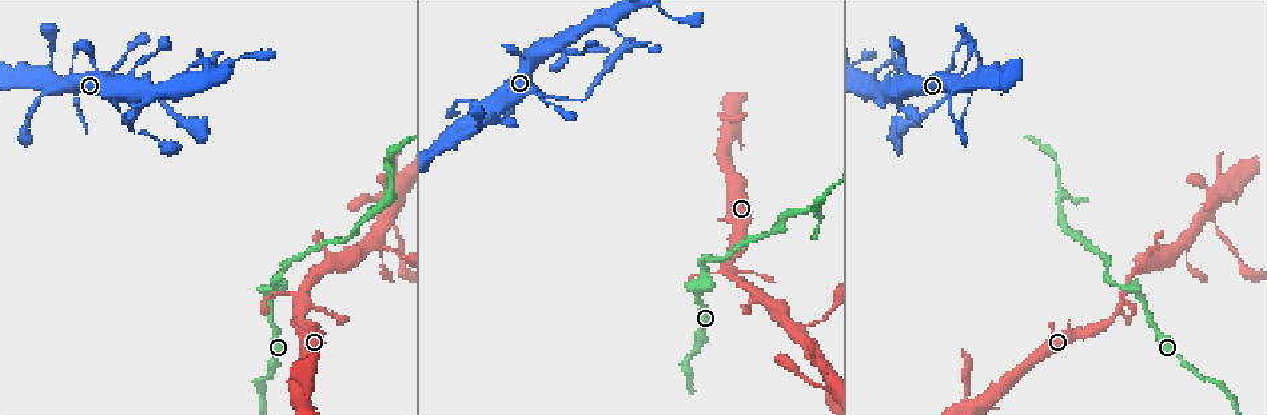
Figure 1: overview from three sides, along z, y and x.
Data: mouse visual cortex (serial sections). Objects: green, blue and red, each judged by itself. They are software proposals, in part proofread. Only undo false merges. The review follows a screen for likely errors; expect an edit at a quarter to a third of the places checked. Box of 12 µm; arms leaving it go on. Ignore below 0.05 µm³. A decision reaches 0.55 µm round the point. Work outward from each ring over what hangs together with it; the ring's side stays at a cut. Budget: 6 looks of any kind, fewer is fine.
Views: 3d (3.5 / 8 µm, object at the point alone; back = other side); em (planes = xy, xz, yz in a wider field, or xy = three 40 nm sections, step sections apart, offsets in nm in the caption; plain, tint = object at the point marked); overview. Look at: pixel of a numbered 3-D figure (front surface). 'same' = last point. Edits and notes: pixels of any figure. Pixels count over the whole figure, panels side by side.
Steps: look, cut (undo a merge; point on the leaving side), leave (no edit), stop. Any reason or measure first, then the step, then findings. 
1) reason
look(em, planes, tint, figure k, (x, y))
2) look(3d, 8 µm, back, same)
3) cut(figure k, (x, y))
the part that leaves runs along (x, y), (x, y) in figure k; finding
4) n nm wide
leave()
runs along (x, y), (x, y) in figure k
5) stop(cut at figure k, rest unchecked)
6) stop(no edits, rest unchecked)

abrupt turn
look(3d, 3.5 µm, figure 1, (1111, 284))

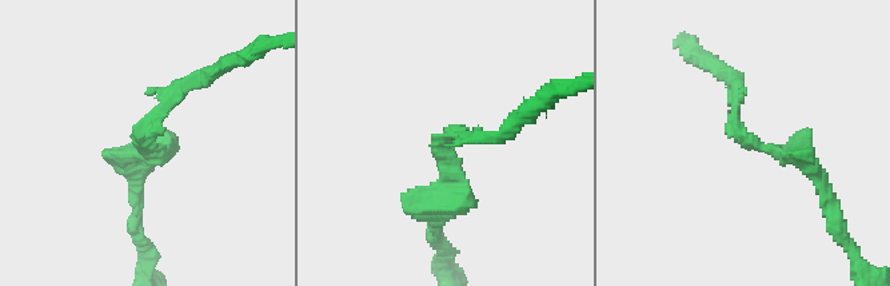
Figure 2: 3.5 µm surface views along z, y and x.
arms of 150, 250 nm; shape alone is not enough
look(em, xy, step 3, tint, figure 2, (744, 137))

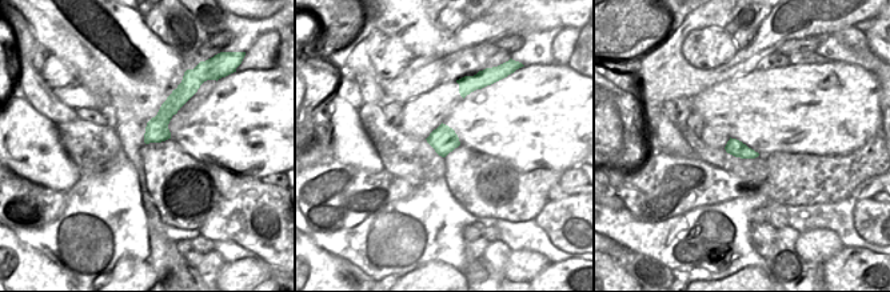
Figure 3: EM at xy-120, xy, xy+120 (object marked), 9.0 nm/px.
cut it another way
look(em, xy, step 1, tint, same)

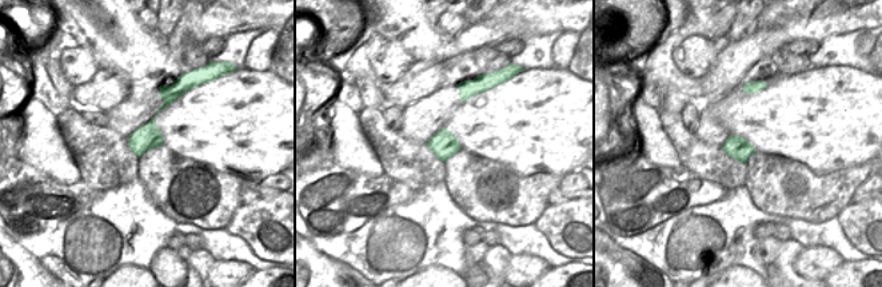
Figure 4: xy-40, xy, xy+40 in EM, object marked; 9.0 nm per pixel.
cut(figure 2, (542, 104))
two cells meet here

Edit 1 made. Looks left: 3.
see it whole again
look(overview)

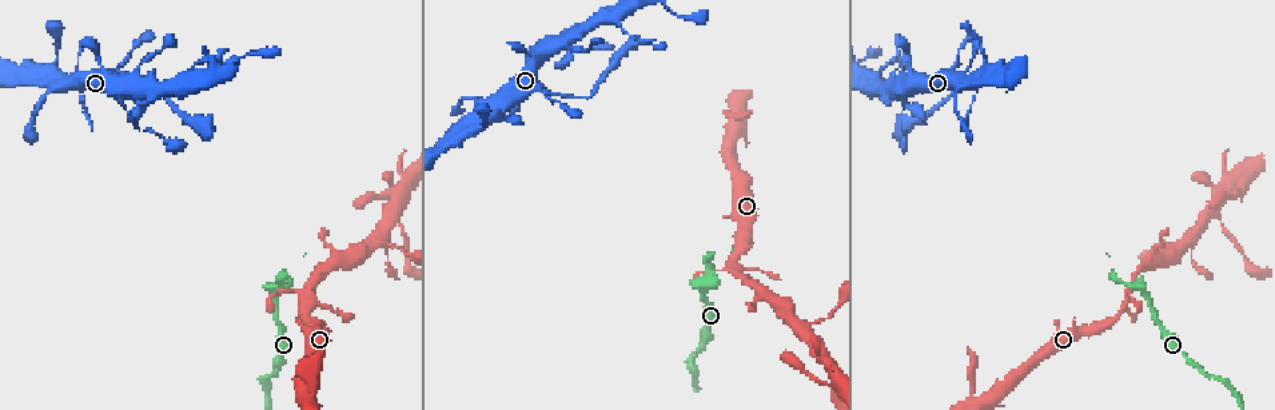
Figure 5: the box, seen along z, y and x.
four-way junction
look(3d, 3.5 µm, figure 5, (492, 112))

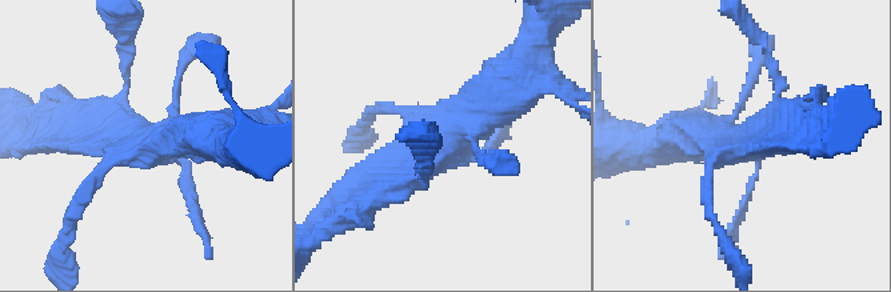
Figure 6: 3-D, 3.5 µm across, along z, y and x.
look(em, xy, step 1, tint, figure 6, (149, 143))

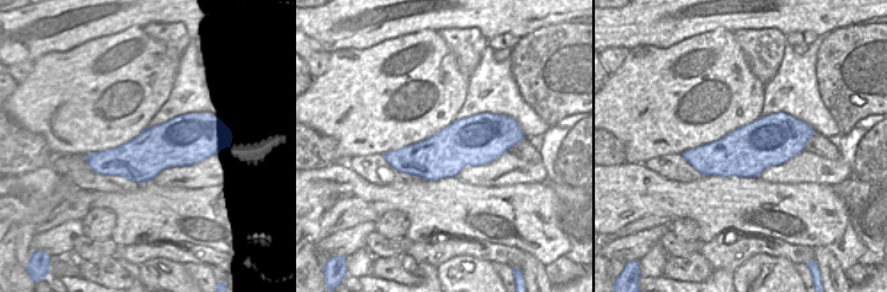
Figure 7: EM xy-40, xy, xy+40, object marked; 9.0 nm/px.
leave()
runs along (522, 66), (476, 118), (378, 188) in figure 6; one cell here

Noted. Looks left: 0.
stop(cut at figure 2, rest unchecked)

